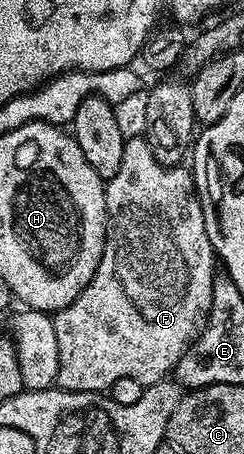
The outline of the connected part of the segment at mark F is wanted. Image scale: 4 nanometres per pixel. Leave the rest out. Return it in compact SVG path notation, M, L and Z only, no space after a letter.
M129 137L124 143L122 152L122 165L118 173L107 179L104 187L106 196L106 212L108 213L108 231L106 232L106 244L102 252L102 260L86 288L78 295L69 306L55 311L52 323L54 332L58 332L58 352L60 353L60 367L56 377L56 386L61 390L73 390L74 392L106 392L114 384L114 380L129 378L138 380L143 386L153 386L155 382L165 381L175 371L178 360L189 346L192 345L197 334L202 329L208 306L212 302L212 289L218 277L218 259L216 252L210 244L210 236L206 236L206 220L202 212L202 204L196 195L196 182L192 179L191 169L187 165L163 166L154 156L147 137Z

